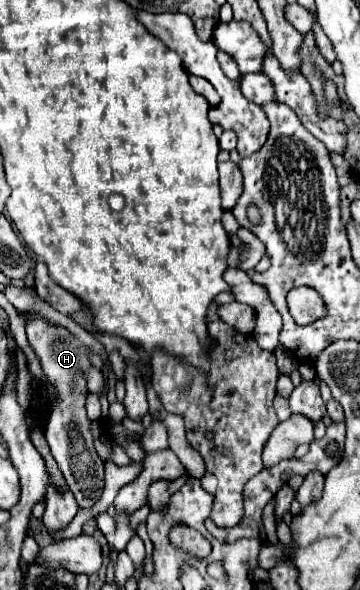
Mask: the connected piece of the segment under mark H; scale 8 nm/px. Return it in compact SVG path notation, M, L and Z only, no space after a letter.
M28 311L26 319L26 335L32 351L40 359L44 379L48 385L56 389L56 397L50 399L48 417L46 417L46 441L50 451L70 487L80 507L90 507L94 501L100 499L104 489L104 461L98 457L94 439L102 435L102 421L90 421L86 415L86 371L92 369L92 361L88 357L88 347L80 343L66 327L52 325L46 321L38 311Z

